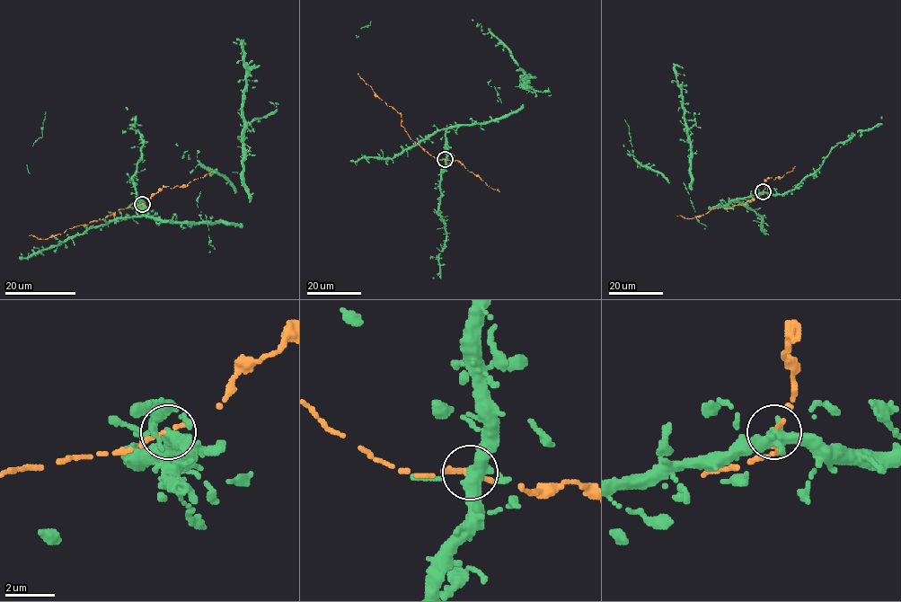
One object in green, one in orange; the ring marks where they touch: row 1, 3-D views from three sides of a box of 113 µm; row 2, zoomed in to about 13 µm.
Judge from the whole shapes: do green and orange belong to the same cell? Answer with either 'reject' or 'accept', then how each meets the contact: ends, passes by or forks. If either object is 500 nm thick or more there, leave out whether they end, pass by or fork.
reject; green forks; orange ends

